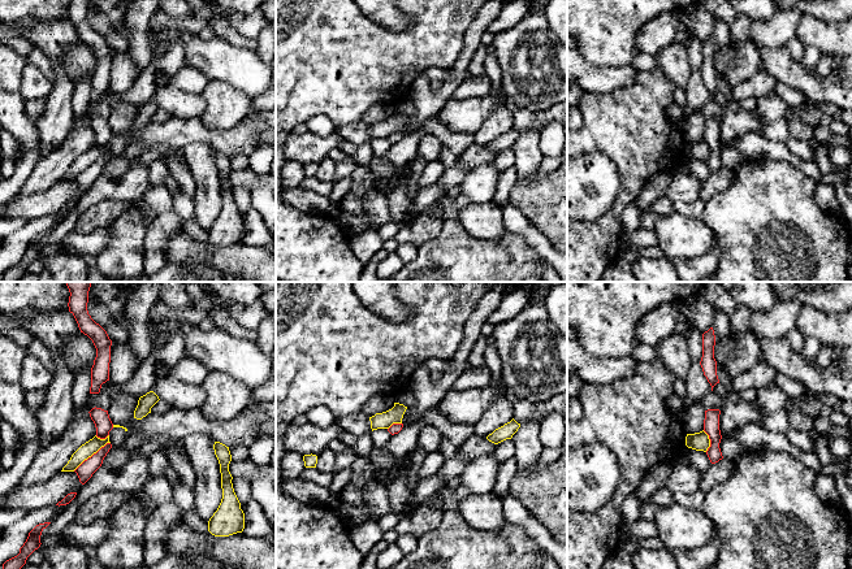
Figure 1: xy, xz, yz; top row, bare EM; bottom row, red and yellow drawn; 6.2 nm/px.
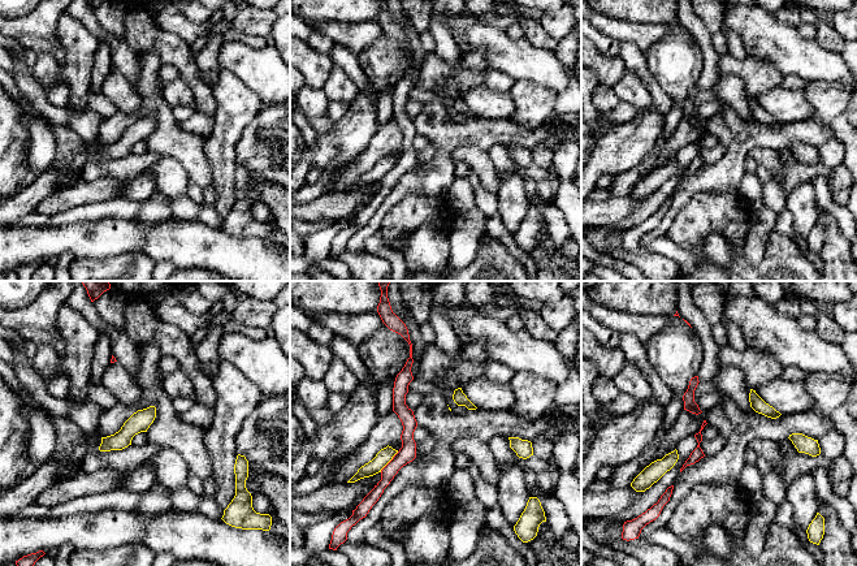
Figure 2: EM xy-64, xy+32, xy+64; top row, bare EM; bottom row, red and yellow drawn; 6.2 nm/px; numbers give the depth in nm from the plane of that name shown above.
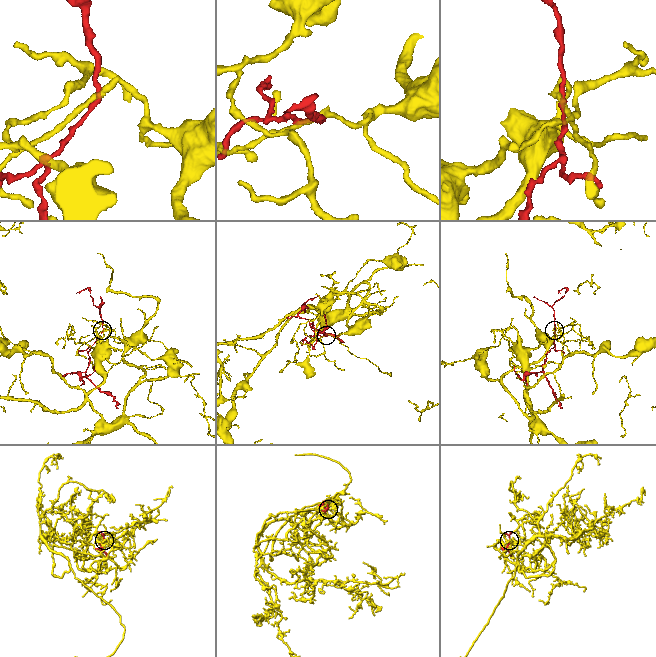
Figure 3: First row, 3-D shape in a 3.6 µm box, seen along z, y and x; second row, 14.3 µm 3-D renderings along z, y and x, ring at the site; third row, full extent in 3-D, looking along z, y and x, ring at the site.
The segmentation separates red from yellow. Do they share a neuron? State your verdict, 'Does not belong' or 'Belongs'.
Belongs

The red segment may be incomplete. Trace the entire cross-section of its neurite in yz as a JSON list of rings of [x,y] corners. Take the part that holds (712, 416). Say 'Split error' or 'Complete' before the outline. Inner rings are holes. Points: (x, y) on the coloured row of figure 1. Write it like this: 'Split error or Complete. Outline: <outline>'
Split error. Outline: [[[719,409],[705,411],[704,430],[695,434],[687,434],[686,436],[686,446],[696,451],[704,451],[712,464],[723,459],[719,448],[722,439],[719,430],[719,414]]]

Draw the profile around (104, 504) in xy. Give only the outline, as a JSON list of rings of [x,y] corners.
[[[103,491],[86,500],[79,508],[75,520],[88,524],[99,518],[112,518],[114,512],[127,501],[129,494]]]

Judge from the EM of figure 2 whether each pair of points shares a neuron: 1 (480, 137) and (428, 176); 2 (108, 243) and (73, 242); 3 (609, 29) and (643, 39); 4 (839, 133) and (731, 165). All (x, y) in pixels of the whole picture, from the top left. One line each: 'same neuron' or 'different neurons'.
1: same neuron
2: same neuron
3: same neuron
4: different neurons

